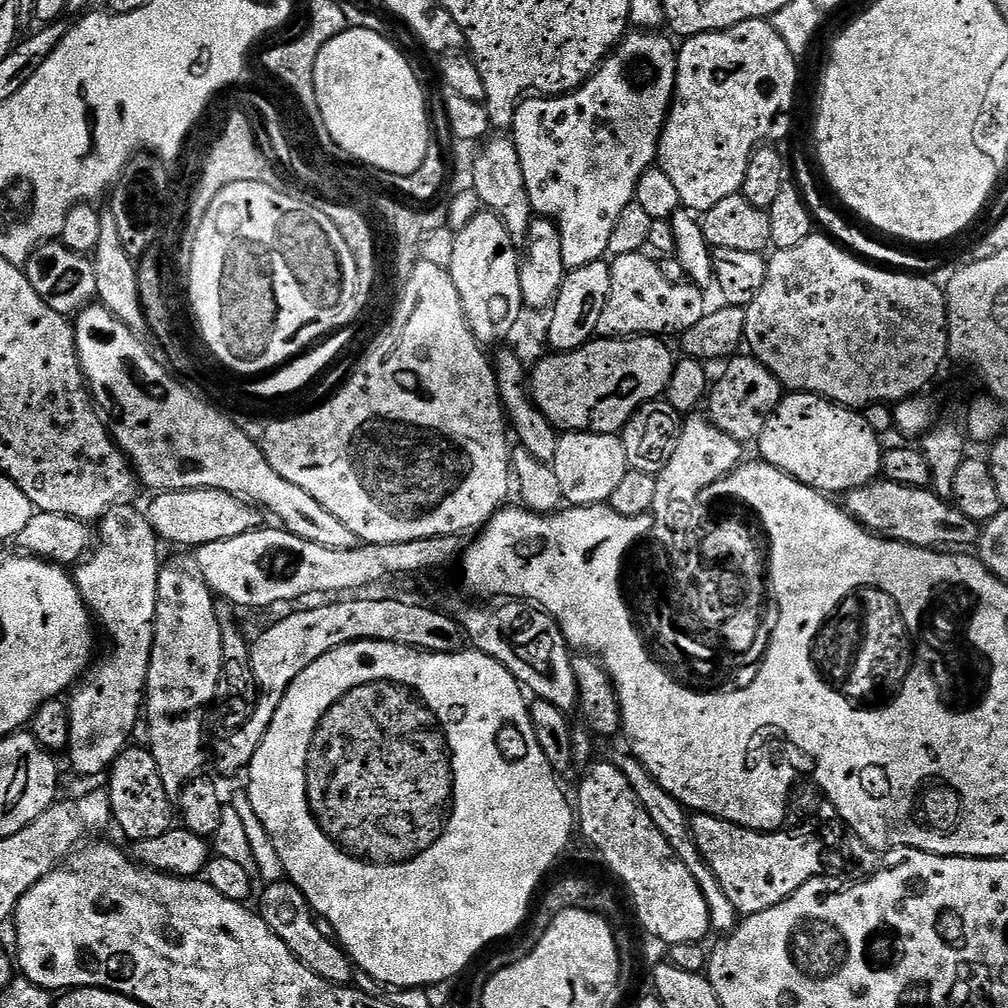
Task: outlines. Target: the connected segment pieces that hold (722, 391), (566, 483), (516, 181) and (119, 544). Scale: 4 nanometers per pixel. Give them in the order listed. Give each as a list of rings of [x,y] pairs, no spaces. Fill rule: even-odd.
[[[737,354],[723,368],[720,381],[711,385],[706,400],[707,415],[716,423],[718,430],[730,434],[730,438],[741,442],[755,441],[762,434],[770,414],[781,402],[780,380],[751,354]]]
[[[565,431],[551,465],[565,501],[572,506],[607,504],[610,494],[614,494],[614,489],[630,470],[623,439],[611,432]]]
[[[507,135],[498,136],[497,140],[489,139],[483,145],[485,148],[477,154],[472,164],[470,188],[476,192],[487,211],[502,218],[502,226],[510,230],[510,238],[520,246],[527,241],[530,222],[534,219],[532,193],[526,190],[526,178],[522,178],[522,158],[518,158],[515,142]]]
[[[125,502],[122,504],[115,504],[105,516],[101,516],[98,521],[98,543],[95,545],[94,551],[87,557],[86,562],[81,563],[75,569],[74,579],[78,590],[82,594],[84,604],[87,606],[88,611],[92,613],[95,623],[99,625],[106,635],[112,639],[112,645],[108,648],[108,653],[104,657],[101,655],[99,659],[93,663],[92,667],[84,673],[82,679],[71,689],[70,697],[67,701],[68,716],[69,716],[69,742],[66,749],[66,756],[72,763],[72,768],[80,776],[100,776],[102,777],[112,767],[112,764],[118,758],[120,752],[129,747],[132,740],[132,731],[134,730],[134,722],[138,722],[142,718],[142,709],[146,704],[146,693],[144,687],[148,681],[148,671],[150,670],[150,654],[154,650],[154,630],[156,629],[156,607],[158,606],[158,574],[162,567],[162,559],[160,560],[159,548],[162,548],[161,541],[156,535],[156,531],[150,526],[147,515],[143,511],[140,512],[136,508],[131,508],[131,503]]]

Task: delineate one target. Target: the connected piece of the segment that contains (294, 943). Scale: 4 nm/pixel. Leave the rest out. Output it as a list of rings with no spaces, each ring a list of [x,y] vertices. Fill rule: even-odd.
[[[283,880],[263,887],[258,911],[263,921],[266,922],[274,934],[289,947],[290,952],[307,969],[312,970],[323,980],[337,986],[349,985],[355,977],[355,969],[348,953],[340,947],[339,943],[329,938],[322,932],[323,927],[318,923],[317,917],[309,904],[308,899],[302,894],[299,887],[292,881]],[[322,929],[322,930],[321,930]]]

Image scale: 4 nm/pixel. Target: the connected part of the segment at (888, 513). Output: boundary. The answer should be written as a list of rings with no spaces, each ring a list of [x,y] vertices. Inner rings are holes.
[[[883,478],[847,493],[842,504],[848,515],[853,516],[869,532],[883,536],[885,540],[913,544],[916,548],[940,550],[945,546],[960,546],[956,544],[975,545],[982,531],[977,521],[966,518],[966,514],[956,509],[955,503],[936,495],[935,491],[898,486],[898,482]]]

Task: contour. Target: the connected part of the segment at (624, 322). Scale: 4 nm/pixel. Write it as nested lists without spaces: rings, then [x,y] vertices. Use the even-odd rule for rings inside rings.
[[[644,252],[622,254],[610,264],[610,298],[606,298],[606,310],[598,318],[597,333],[604,338],[631,338],[634,336],[675,337],[690,326],[702,322],[706,311],[705,289],[691,282],[675,285],[661,273],[657,261]]]

